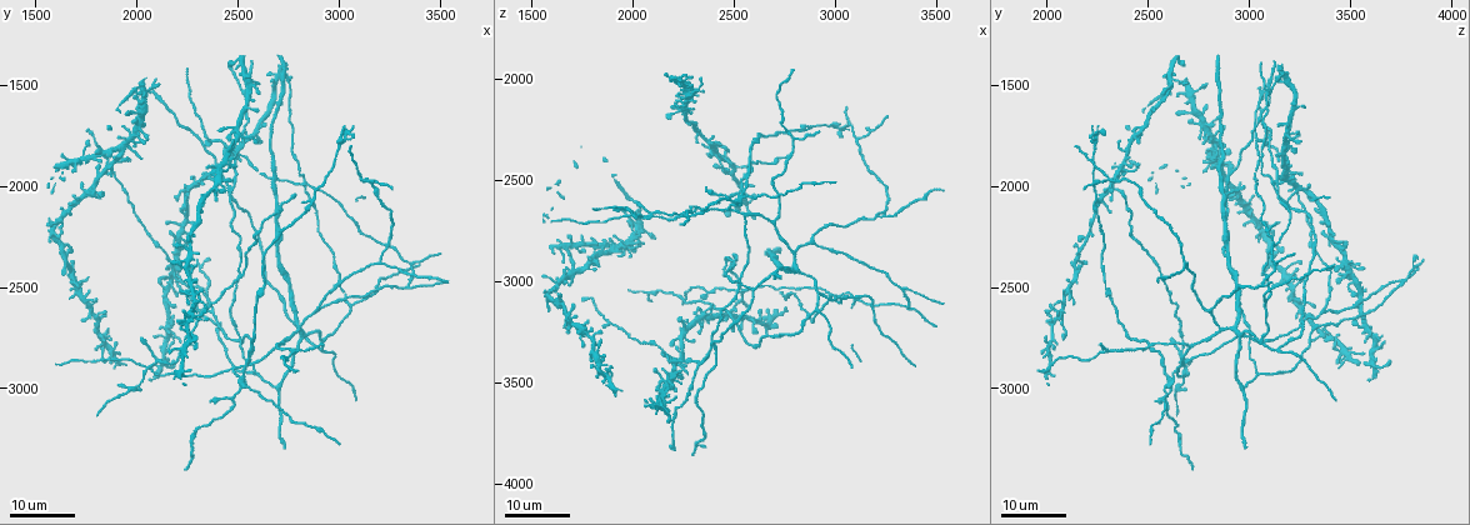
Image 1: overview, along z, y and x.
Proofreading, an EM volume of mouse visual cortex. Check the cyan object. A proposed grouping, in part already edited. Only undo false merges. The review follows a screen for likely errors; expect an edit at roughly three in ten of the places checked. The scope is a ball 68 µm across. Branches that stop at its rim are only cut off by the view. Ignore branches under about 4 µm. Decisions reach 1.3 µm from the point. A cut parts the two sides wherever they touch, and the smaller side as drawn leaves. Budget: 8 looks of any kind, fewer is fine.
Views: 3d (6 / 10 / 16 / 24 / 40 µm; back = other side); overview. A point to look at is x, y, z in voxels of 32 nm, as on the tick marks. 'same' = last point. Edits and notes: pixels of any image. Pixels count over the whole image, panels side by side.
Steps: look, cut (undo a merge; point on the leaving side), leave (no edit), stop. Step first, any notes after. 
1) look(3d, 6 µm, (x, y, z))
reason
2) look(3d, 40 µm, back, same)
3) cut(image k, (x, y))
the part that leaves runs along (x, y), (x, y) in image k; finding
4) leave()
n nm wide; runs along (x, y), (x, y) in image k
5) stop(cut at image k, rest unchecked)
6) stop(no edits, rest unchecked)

look(3d, 16 µm, (2710, 2990, 2950))
three arms meet

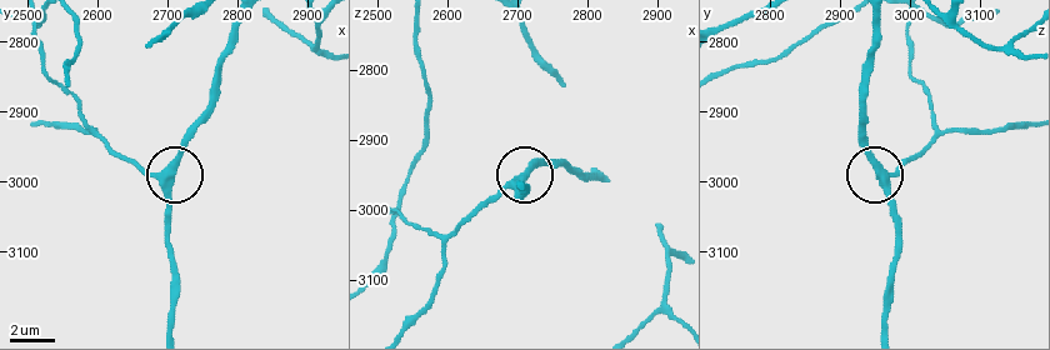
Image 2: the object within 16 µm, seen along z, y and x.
look(3d, 10 µm, (2700, 2995, 2965))

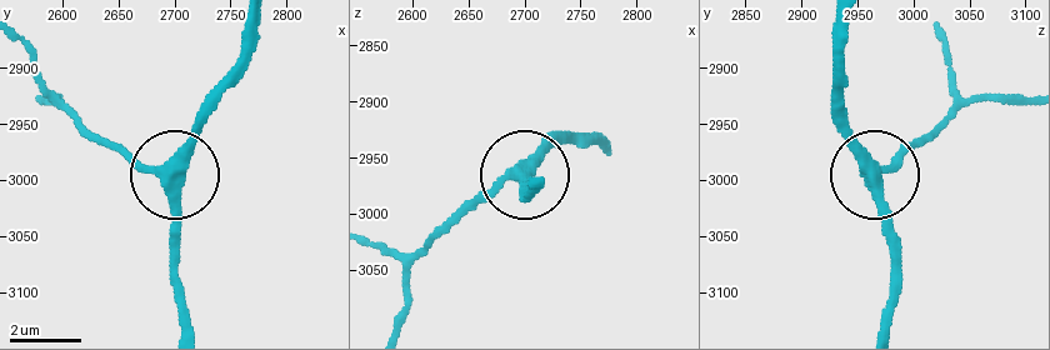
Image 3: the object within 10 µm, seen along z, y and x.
leave()
runs along (941, 38), (954, 106), (875, 181), (894, 264) in image 3; one neuron here

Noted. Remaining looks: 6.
look(3d, 16 µm, (2070, 2880, 2670))
four or more arms meet

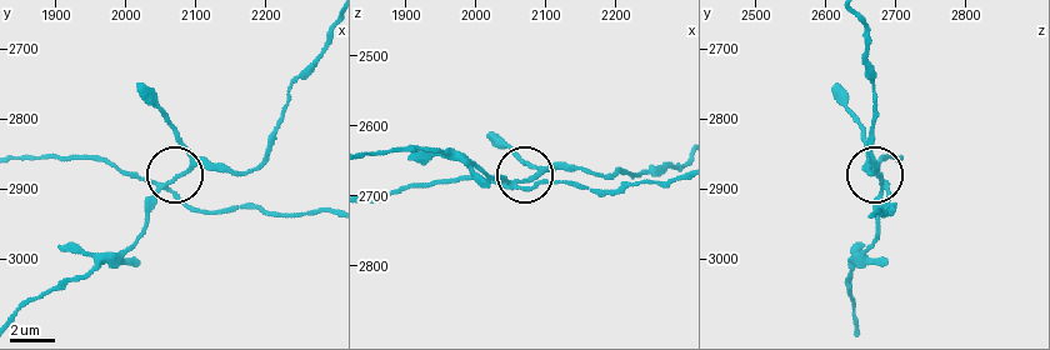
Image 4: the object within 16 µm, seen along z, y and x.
look(3d, 10 µm, (2065, 2890, 2680))

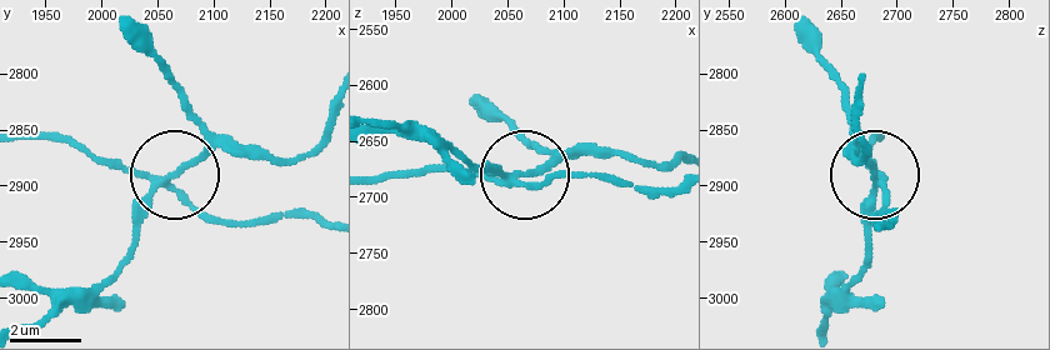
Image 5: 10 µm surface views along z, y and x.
cut(image 5, (138, 230))
170 nm wide; the part that leaves runs along (160, 179), (220, 153), (301, 158), (321, 134), (328, 108) in image 5; two neurons meet here

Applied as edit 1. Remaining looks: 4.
look(overview)
redraw

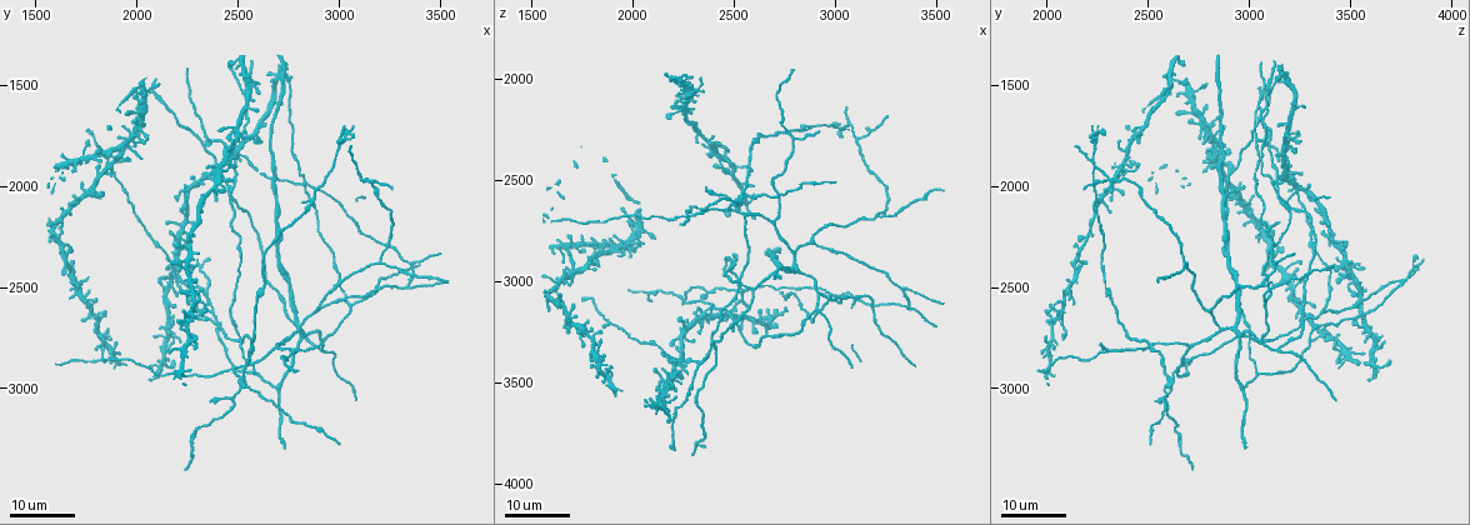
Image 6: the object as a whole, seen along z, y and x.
look(3d, 16 µm, (2600, 2930, 3050))
arms part here

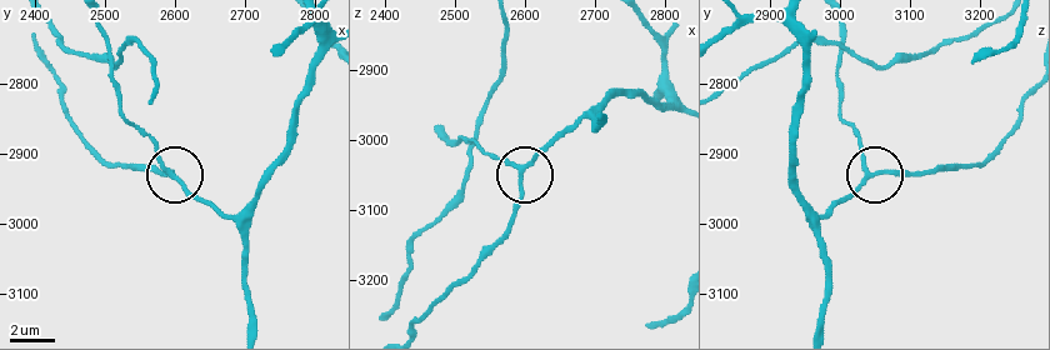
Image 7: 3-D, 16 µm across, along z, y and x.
look(3d, 6 µm, (2595, 2930, 3050))
zoom in

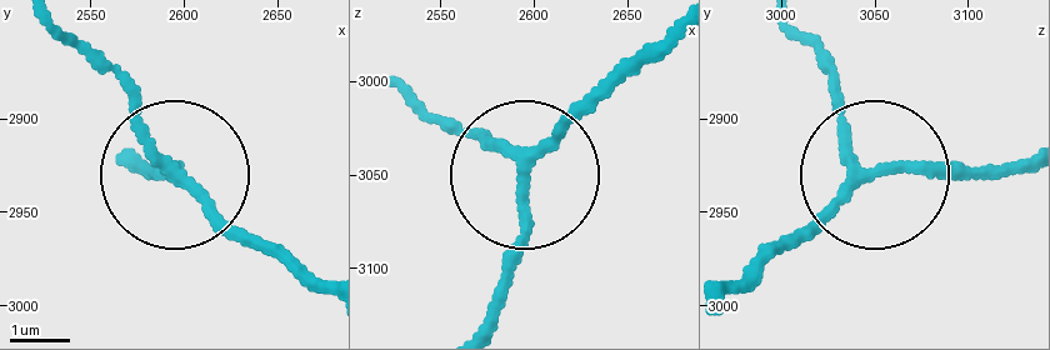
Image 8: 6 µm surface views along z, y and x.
leave()
runs along (53, 33), (113, 78), (173, 168), (143, 168) in image 8; one neuron here

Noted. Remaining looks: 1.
stop(cut at image 5, rest unchecked)

